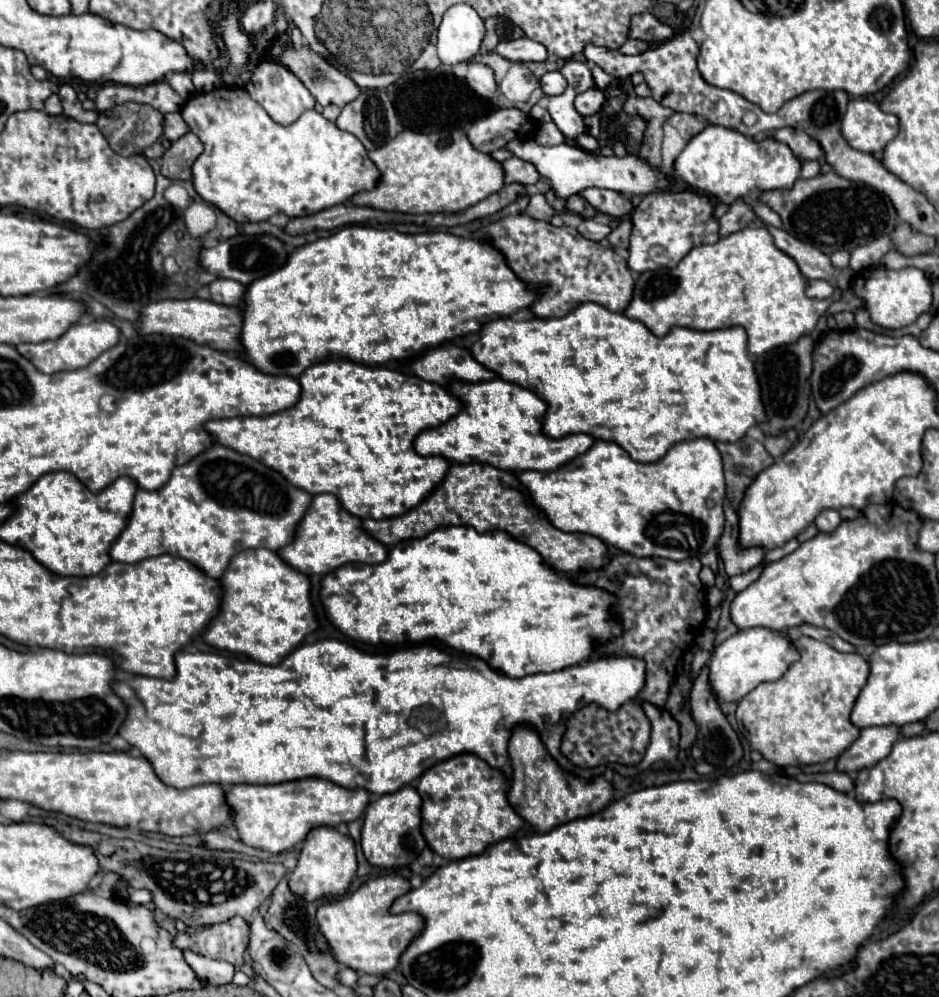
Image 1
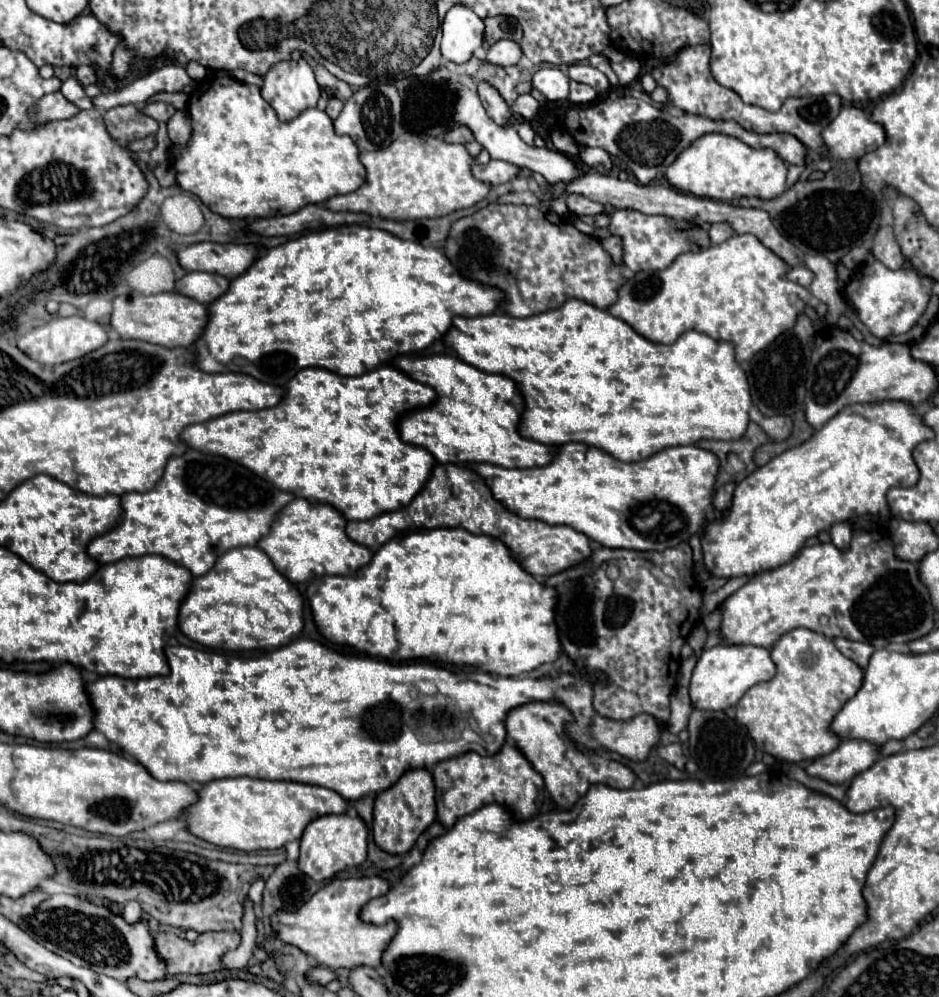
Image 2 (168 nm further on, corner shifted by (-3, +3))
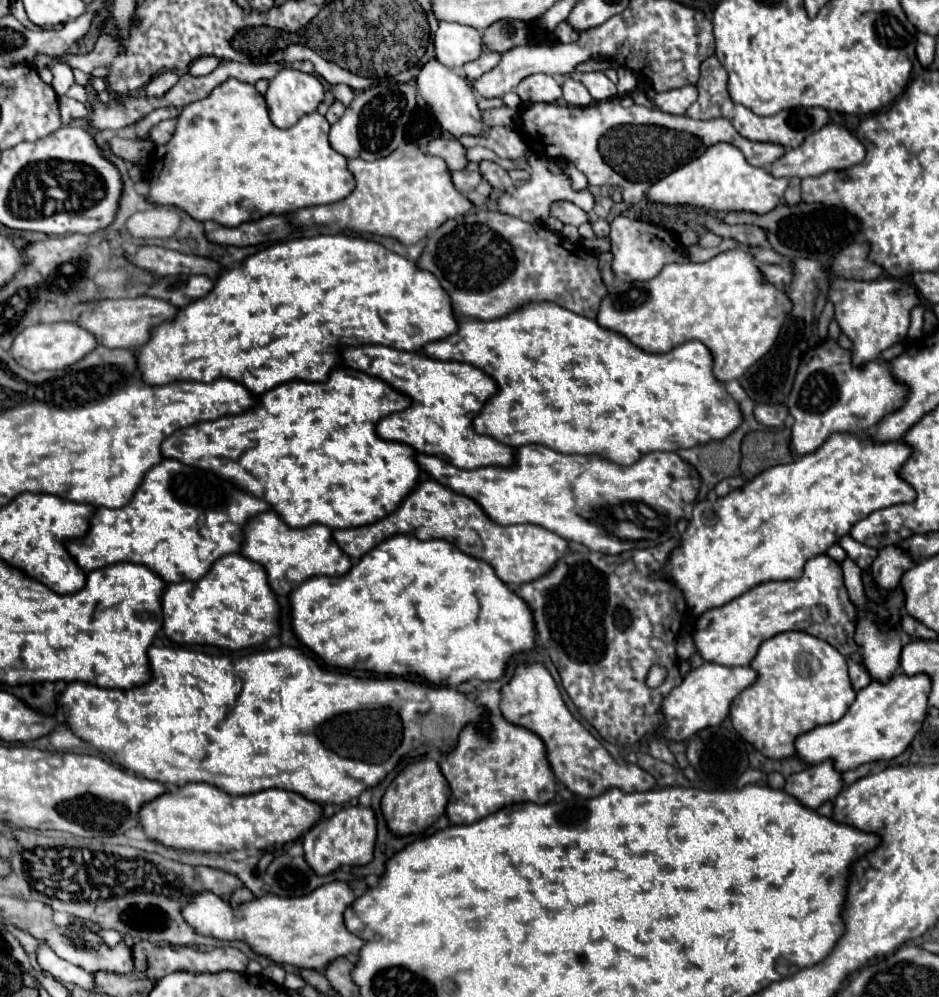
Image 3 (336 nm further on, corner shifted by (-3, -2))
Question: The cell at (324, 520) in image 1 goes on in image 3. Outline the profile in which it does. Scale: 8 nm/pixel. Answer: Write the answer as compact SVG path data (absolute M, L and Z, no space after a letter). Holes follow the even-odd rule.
M273 510L261 512L245 524L239 554L265 568L269 586L277 596L287 596L309 576L343 576L351 568L351 558L341 552L327 526L311 524L307 528L289 528Z

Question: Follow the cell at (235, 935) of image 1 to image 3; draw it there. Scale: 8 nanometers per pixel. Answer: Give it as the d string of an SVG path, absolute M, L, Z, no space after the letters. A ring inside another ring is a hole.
M145 940L133 944L131 948L133 952L133 964L135 964L135 970L133 970L133 978L151 978L151 980L159 980L161 976L169 974L169 972L179 972L179 970L185 970L185 972L197 972L197 974L203 974L203 972L221 972L221 970L231 970L231 972L245 972L247 968L247 962L249 958L239 952L237 948L211 948L211 950L197 950L197 948L189 948L189 946L169 946L169 944L149 944Z

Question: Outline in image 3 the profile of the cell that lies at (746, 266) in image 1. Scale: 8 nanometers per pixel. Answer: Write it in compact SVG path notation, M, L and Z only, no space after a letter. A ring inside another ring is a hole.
M727 250L701 264L689 260L667 264L655 278L647 282L617 284L601 300L597 324L625 336L633 346L651 354L663 354L683 342L699 340L709 348L713 356L713 376L719 382L731 382L741 378L757 360L761 360L771 350L789 310L791 300L783 290L773 288L773 284L761 284L761 272L757 272L757 264L749 252Z

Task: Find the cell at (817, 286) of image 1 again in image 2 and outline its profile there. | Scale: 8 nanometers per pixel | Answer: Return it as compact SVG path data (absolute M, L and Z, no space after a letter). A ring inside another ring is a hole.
M789 267L787 279L797 281L797 283L799 283L799 285L803 285L803 287L809 287L809 285L811 285L811 281L815 279L815 275L813 275L807 267Z

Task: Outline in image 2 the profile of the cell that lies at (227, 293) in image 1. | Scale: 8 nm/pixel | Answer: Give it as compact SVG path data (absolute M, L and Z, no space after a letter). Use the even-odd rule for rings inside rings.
M193 271L177 281L177 291L181 295L197 299L199 303L211 305L215 299L225 295L225 291L229 291L229 279L215 273Z

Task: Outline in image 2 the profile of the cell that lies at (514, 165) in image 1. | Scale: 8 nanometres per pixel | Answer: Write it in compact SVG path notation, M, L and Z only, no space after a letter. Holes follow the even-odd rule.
M489 161L487 165L473 165L473 175L485 183L491 185L499 185L499 183L507 183L513 181L519 175L519 167L507 161Z

